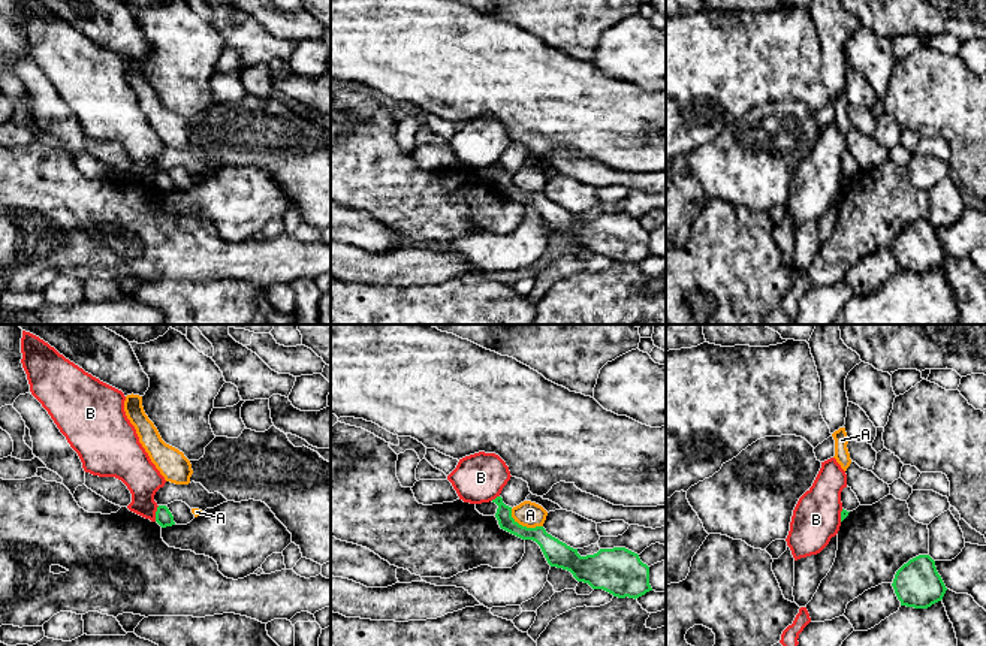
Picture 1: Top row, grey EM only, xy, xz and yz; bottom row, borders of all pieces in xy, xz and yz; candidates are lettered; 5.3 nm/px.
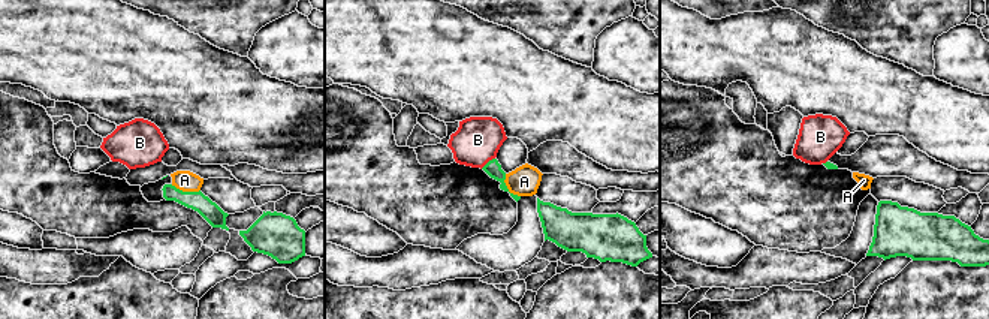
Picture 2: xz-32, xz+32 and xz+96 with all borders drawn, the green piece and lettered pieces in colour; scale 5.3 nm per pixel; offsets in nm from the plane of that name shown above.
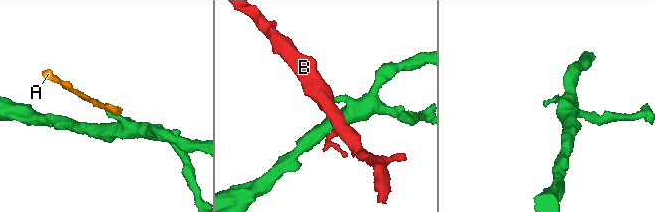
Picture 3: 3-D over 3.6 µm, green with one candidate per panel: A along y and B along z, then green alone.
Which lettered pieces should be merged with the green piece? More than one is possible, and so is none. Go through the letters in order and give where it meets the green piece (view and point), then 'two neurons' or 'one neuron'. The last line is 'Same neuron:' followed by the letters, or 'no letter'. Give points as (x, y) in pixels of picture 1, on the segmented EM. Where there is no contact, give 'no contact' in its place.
A: contact xz (524, 527); two neurons
B: contact xy (156, 513); two neurons
Same neuron: no letter

